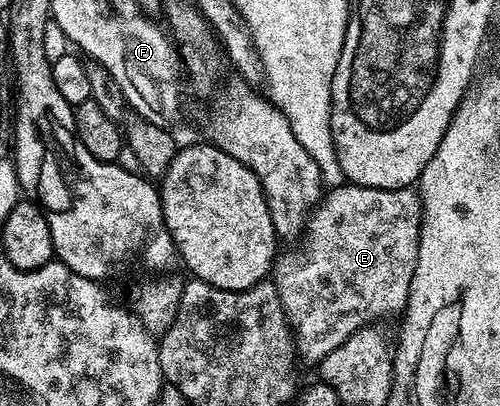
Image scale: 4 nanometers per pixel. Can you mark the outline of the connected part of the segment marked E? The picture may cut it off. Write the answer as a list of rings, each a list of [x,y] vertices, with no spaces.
[[[343,183],[323,196],[294,246],[275,256],[272,270],[301,360],[322,361],[356,331],[405,310],[421,234],[422,199],[413,188],[373,189]]]

